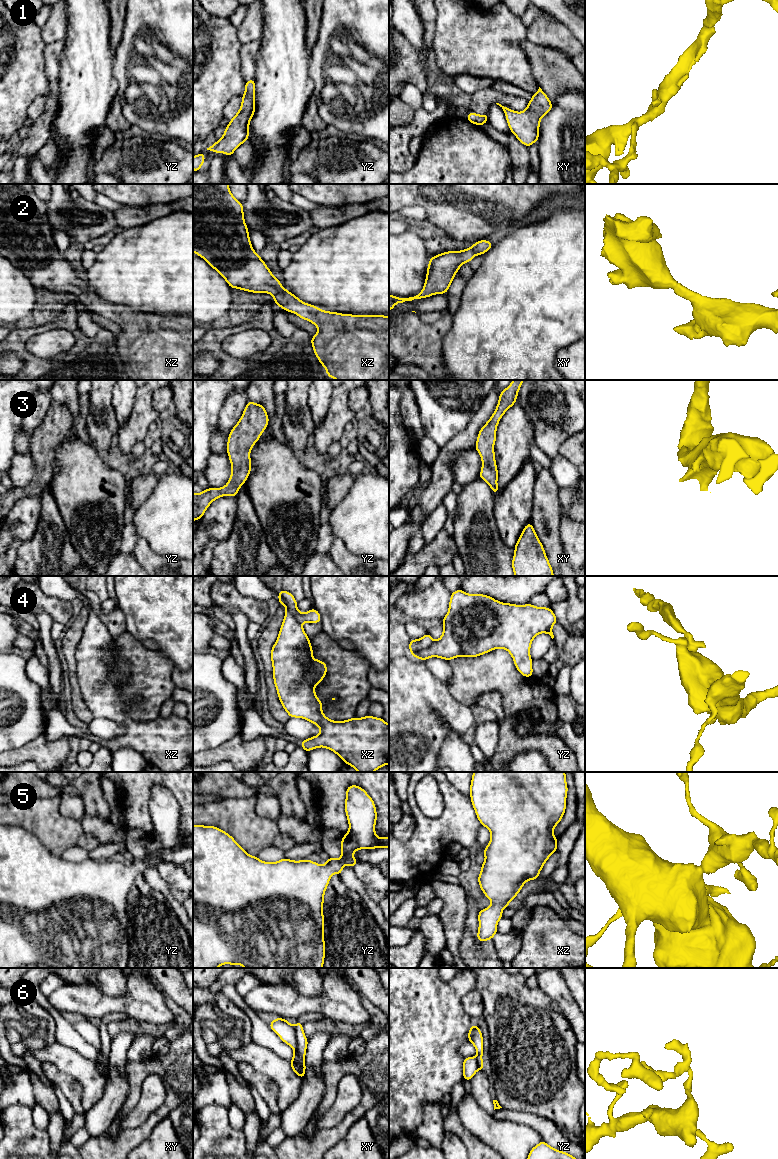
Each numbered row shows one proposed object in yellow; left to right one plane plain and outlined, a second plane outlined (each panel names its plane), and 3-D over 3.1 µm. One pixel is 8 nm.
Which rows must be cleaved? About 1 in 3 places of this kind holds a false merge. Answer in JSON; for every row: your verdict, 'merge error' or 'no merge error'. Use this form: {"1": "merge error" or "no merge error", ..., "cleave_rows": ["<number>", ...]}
{"1": "no merge error", "2": "no merge error", "3": "no merge error", "4": "merge error", "5": "no merge error", "6": "merge error", "cleave_rows": ["4", "6"]}

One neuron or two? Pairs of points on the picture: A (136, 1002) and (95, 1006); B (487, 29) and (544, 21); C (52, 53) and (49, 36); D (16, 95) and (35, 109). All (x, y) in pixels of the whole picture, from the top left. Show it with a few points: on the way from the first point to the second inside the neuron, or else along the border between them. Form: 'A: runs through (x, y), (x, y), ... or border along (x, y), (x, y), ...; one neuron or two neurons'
A: runs through (126, 1002), (122, 1004), (105, 1004); one neuron
B: border along (526, 27), (527, 39); two neurons
C: border along (64, 38), (46, 44); two neurons
D: border along (45, 95), (32, 102), (28, 116); two neurons

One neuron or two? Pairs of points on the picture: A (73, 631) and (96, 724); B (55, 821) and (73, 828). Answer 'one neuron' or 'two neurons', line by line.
A: two neurons
B: one neuron

